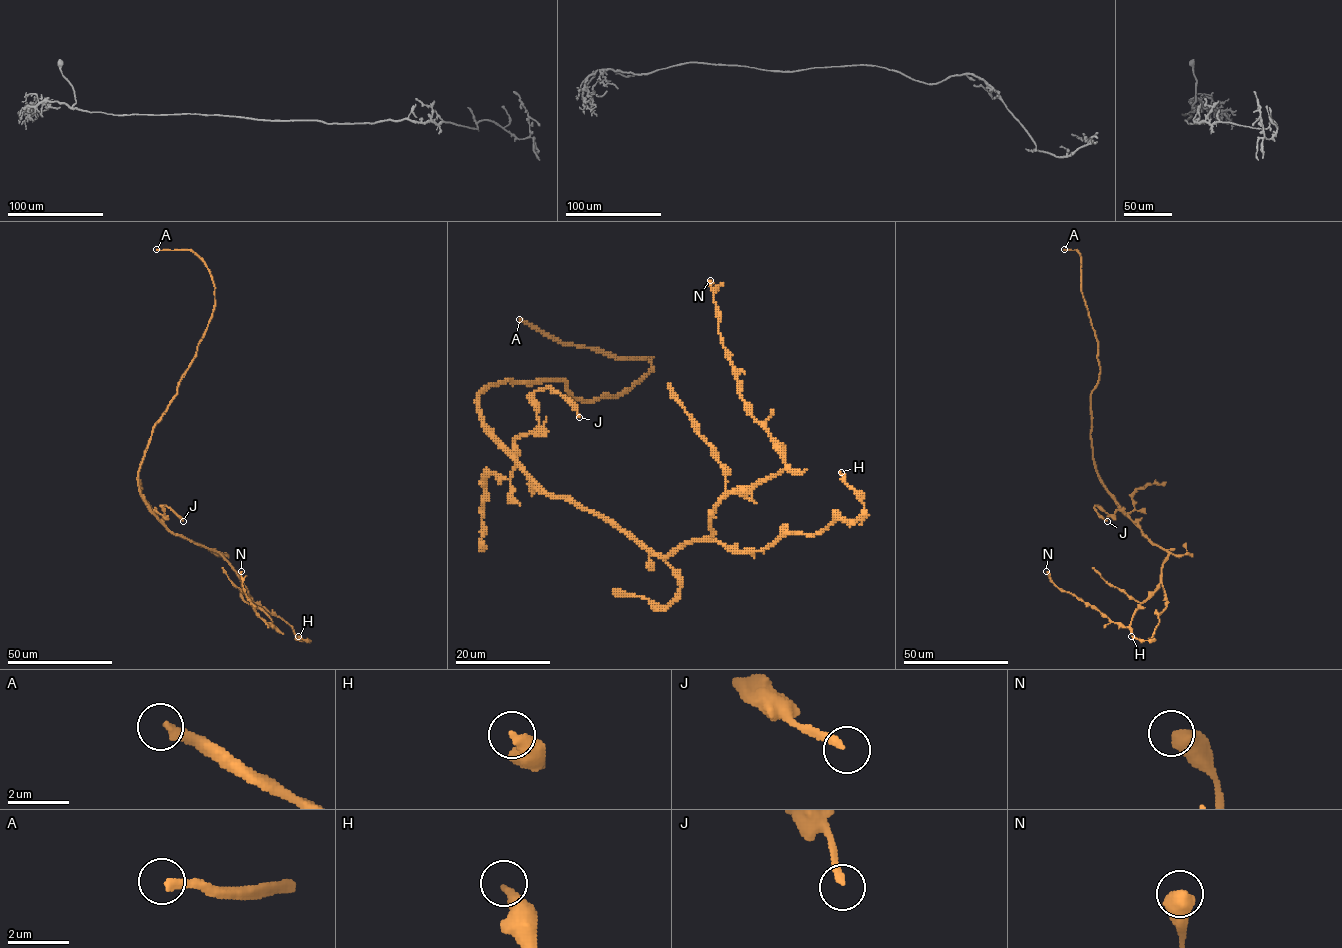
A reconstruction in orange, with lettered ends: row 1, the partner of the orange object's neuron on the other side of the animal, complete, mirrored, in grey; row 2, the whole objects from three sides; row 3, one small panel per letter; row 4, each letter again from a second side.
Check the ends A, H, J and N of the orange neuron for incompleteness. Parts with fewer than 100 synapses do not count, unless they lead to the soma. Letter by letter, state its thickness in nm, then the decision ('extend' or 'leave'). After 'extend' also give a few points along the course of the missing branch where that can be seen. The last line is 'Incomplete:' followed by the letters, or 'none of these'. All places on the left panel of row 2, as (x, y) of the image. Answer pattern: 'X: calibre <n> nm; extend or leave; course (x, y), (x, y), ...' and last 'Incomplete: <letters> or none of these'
A: calibre 280 nm; extend
H: calibre 360 nm; leave
J: calibre 240 nm; leave
N: calibre 550 nm; leave
Incomplete: A

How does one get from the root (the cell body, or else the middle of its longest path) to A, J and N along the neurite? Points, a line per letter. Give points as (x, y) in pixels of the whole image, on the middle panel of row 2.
A: (492, 435), (478, 411), (490, 385), (562, 380), (591, 402), (651, 370), (651, 359), (562, 344), (519, 319)
J: (492, 435), (514, 456), (513, 440), (538, 426), (533, 392), (545, 388), (557, 391), (576, 410), (579, 417)
N: (492, 435), (550, 496), (654, 552), (708, 539), (723, 497), (784, 468), (741, 397), (710, 280)

